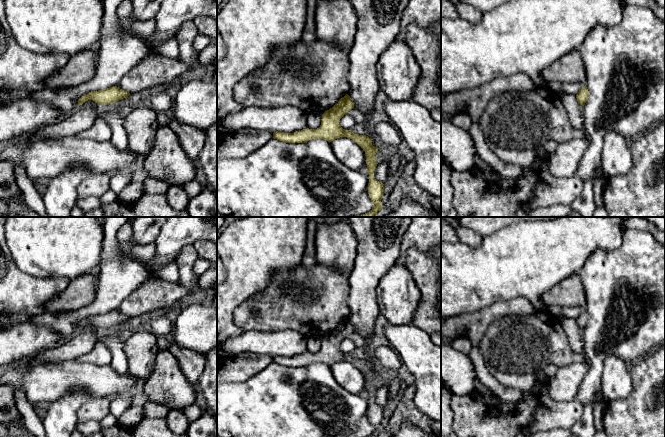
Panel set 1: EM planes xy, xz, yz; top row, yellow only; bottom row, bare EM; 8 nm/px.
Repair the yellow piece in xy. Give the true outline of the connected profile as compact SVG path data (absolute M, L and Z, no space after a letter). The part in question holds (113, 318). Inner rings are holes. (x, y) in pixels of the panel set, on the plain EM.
M113 310L104 314L85 318L78 324L78 329L80 330L88 324L92 324L98 328L107 329L115 327L123 322L127 323L129 319L129 316L122 314L117 310Z

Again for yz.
M585 309L576 319L578 327L584 330L588 324L588 320L589 320L589 315Z

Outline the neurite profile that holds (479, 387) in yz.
M476 377L475 378L475 390L480 392L483 395L490 395L492 394L492 392L486 388L480 381L479 379Z

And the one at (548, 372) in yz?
M550 364L541 370L537 375L537 381L546 383L548 382L557 372L558 367L556 365Z

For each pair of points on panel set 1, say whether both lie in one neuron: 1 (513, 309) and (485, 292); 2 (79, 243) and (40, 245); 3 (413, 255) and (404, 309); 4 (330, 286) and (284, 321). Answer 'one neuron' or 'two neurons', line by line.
1: two neurons
2: one neuron
3: two neurons
4: one neuron

